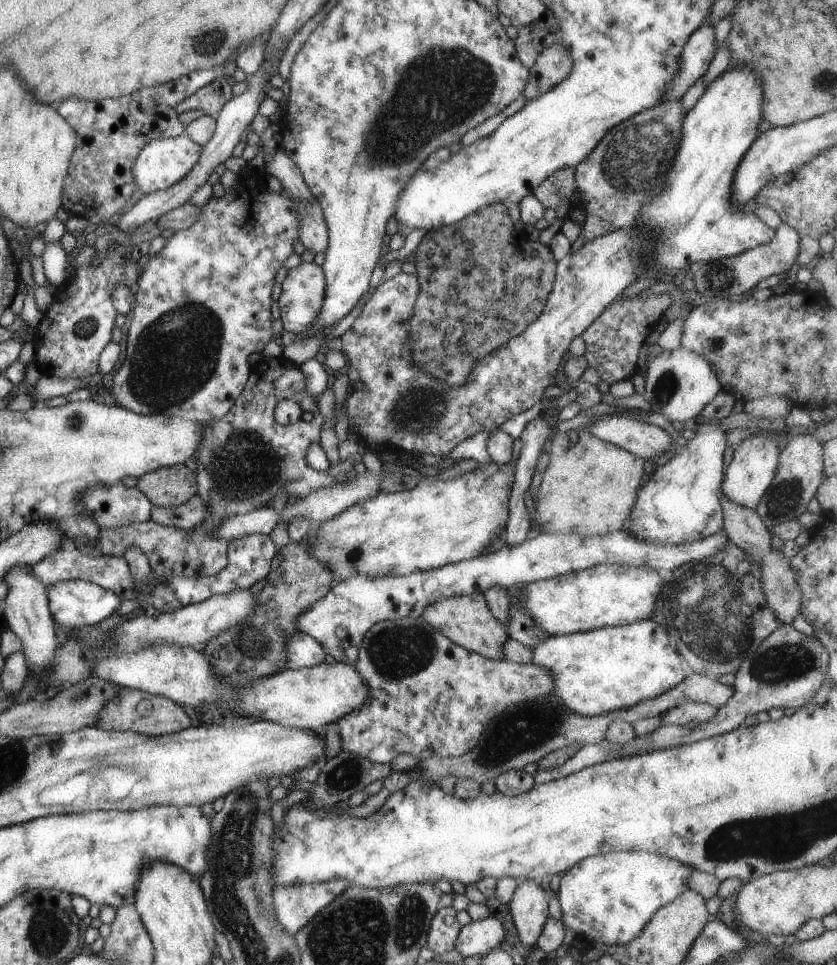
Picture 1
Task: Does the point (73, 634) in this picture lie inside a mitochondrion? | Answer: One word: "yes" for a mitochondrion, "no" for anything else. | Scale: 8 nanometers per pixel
no

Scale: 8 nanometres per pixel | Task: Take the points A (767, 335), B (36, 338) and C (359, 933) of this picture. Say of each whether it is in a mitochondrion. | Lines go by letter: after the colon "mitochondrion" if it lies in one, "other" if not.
A: other
B: other
C: mitochondrion

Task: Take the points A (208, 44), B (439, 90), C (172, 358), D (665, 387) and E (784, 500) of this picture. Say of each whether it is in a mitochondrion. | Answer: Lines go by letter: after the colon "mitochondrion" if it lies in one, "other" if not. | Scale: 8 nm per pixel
A: mitochondrion
B: mitochondrion
C: mitochondrion
D: mitochondrion
E: mitochondrion

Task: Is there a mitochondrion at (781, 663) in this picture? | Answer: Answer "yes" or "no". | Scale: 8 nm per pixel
yes

